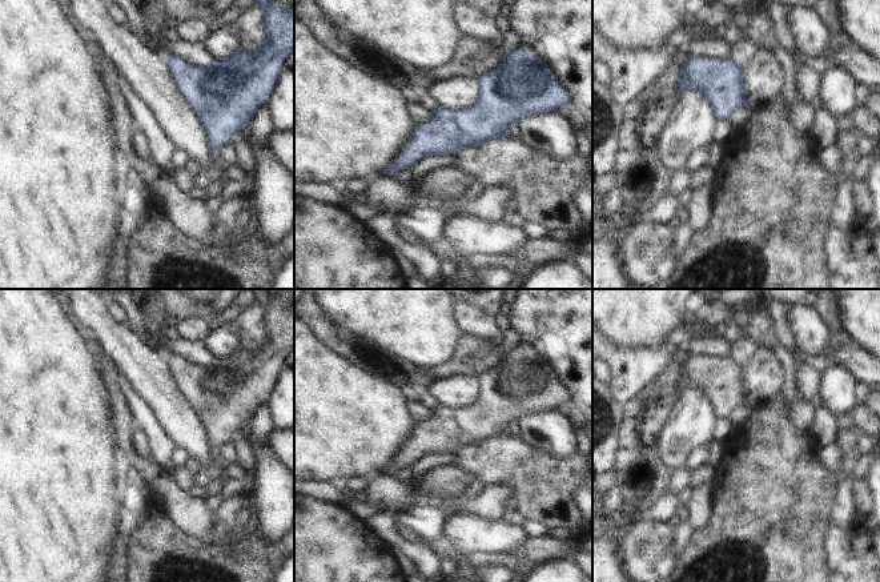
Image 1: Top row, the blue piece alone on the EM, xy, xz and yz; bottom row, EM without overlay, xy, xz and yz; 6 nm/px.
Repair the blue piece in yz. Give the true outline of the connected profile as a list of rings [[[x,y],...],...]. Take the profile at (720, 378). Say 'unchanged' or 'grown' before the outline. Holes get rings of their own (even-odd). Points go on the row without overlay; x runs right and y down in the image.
unchanged | [[[691,354],[680,368],[679,384],[680,393],[690,386],[702,390],[719,418],[730,418],[736,408],[746,404],[743,366],[734,357]]]

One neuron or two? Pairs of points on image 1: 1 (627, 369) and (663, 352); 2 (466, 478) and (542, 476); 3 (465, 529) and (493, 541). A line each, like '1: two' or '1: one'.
1: one
2: two
3: one

